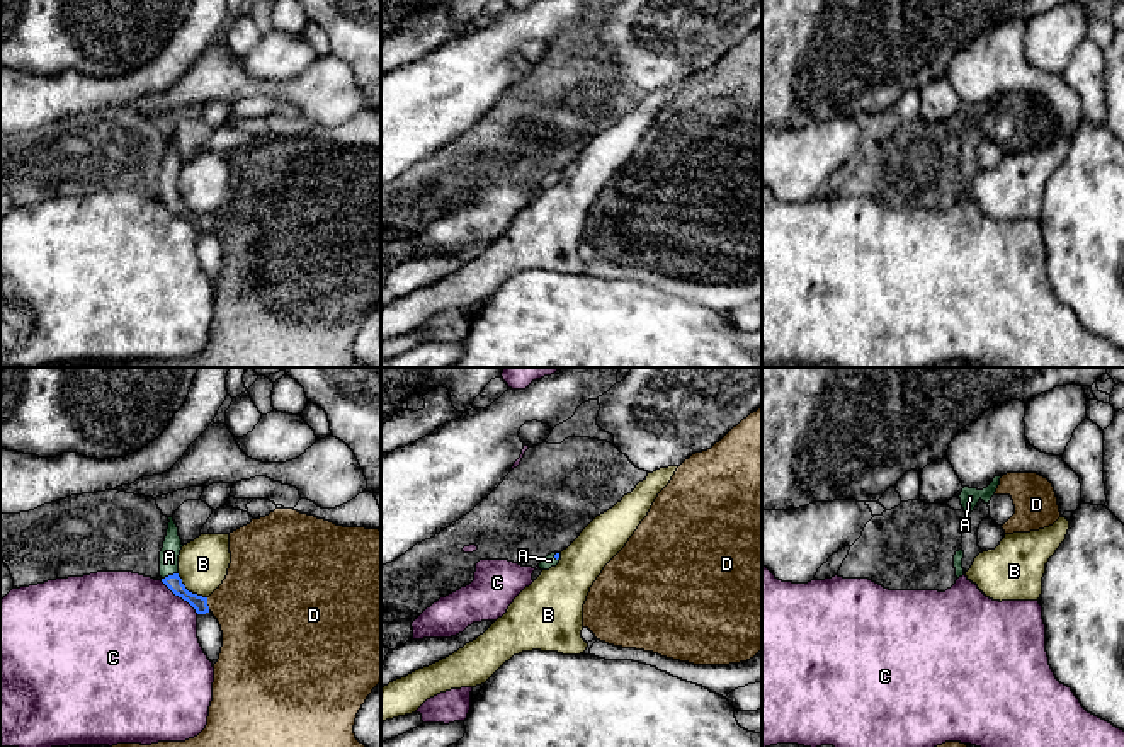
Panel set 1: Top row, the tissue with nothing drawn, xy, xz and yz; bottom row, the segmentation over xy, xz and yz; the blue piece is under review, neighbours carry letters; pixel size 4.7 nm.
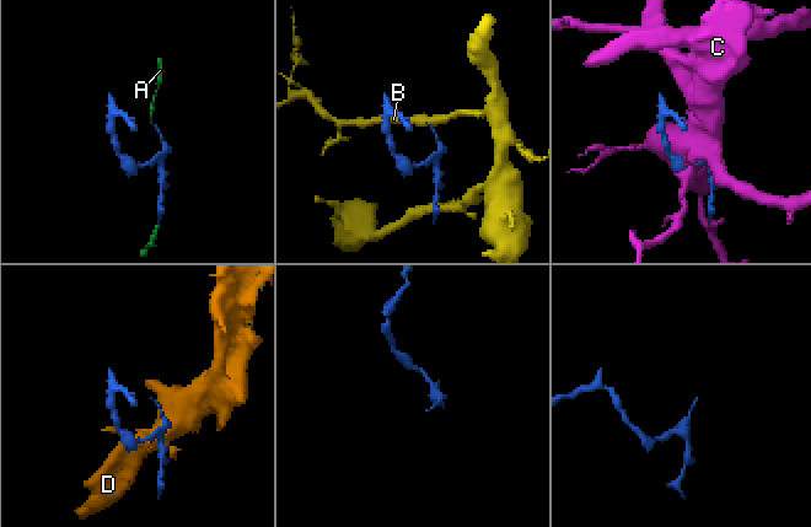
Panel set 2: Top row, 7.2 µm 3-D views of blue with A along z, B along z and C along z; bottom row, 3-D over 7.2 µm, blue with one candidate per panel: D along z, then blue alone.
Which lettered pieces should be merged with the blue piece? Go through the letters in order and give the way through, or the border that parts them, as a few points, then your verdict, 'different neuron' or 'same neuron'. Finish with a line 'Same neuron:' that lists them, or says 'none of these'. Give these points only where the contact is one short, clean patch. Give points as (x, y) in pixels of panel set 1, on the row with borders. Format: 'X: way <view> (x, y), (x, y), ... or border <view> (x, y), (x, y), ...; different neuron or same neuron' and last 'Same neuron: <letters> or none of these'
A: same neuron
B: border xy (177, 574), (189, 591), (206, 598); different neuron
C: different neuron
D: different neuron
Same neuron: A

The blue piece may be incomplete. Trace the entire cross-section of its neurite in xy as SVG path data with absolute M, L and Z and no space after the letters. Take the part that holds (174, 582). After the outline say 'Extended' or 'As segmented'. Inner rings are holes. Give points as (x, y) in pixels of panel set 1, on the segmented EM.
M173 516L168 517L168 529L163 541L163 548L160 551L160 577L162 582L179 597L187 601L197 614L209 613L207 597L192 594L185 589L182 584L182 579L179 577L179 555L182 550L182 539L179 536L179 527L173 521Z. Extended

